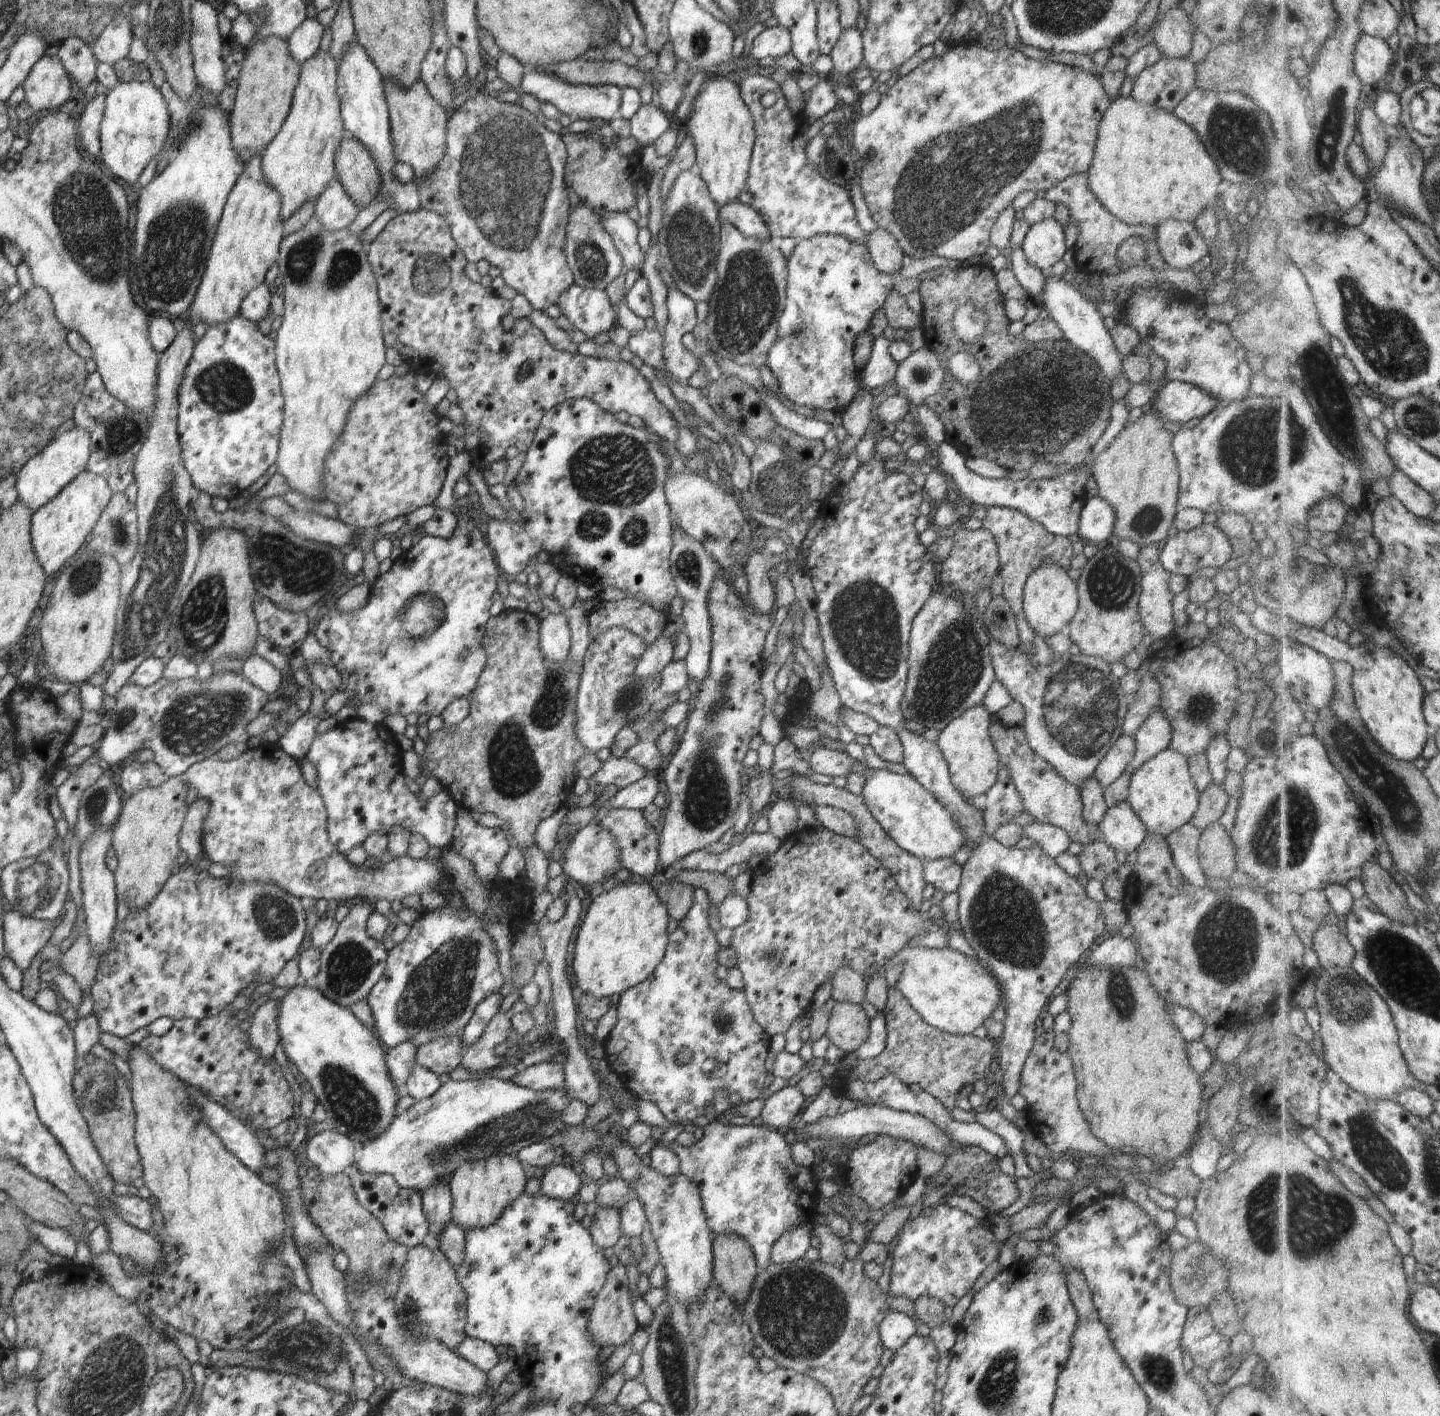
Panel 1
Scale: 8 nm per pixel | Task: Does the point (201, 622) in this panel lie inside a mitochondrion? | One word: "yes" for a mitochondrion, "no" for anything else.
yes

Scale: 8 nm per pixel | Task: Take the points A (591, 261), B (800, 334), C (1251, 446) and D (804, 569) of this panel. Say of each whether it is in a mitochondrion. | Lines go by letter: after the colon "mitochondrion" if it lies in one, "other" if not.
A: mitochondrion
B: mitochondrion
C: mitochondrion
D: other

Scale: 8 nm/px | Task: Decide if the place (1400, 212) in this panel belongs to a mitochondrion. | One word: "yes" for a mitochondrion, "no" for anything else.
no

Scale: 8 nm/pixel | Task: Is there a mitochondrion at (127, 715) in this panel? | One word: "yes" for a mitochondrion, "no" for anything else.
yes

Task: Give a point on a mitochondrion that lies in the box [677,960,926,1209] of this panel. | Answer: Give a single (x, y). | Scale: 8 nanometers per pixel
(724, 1022)

